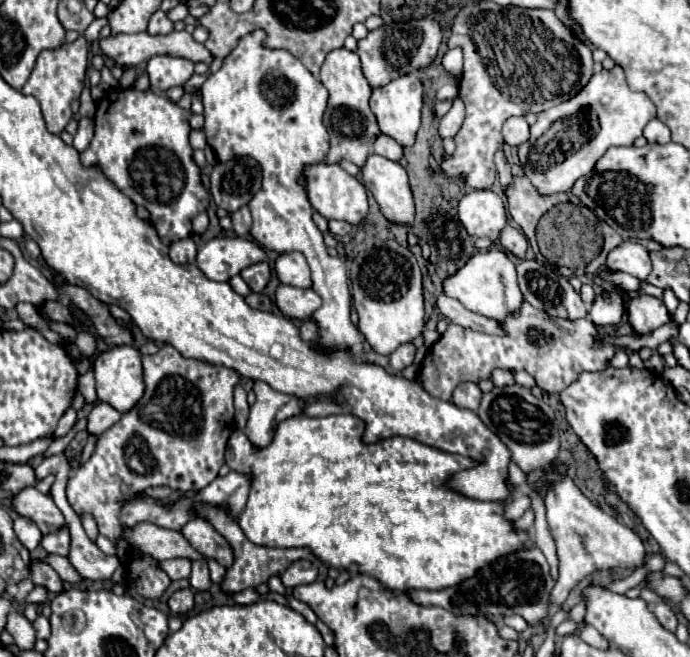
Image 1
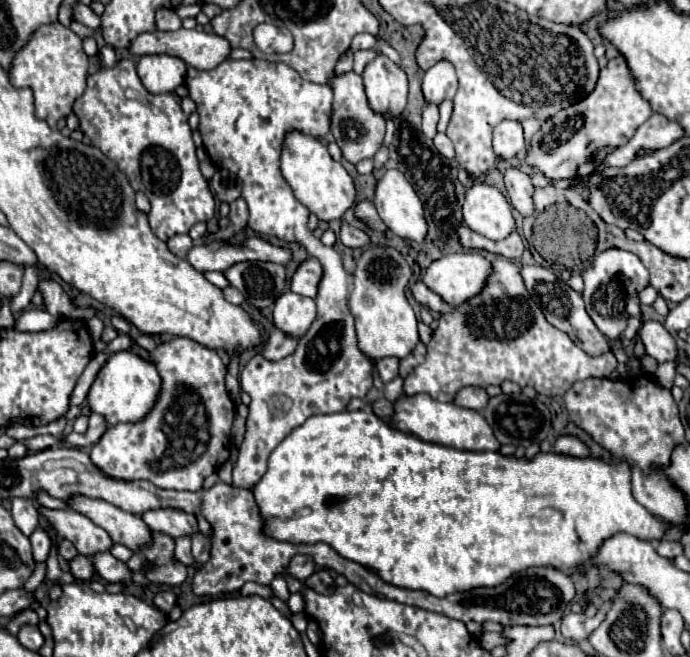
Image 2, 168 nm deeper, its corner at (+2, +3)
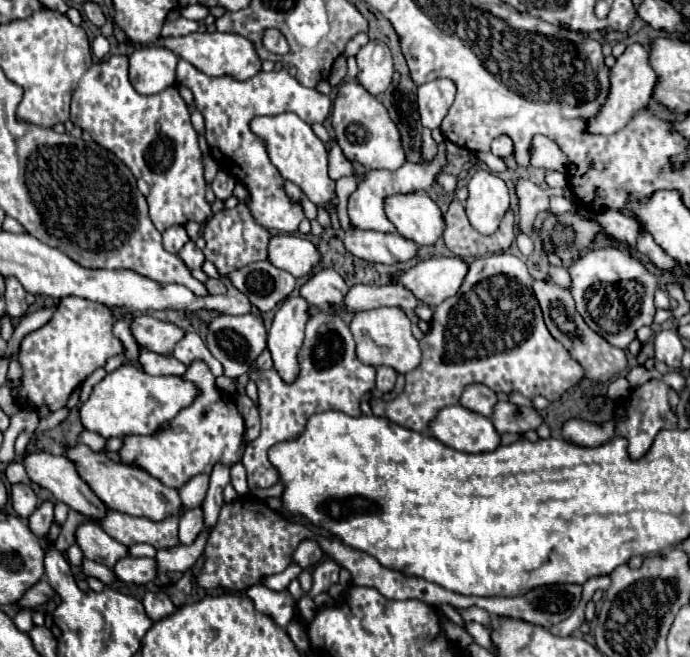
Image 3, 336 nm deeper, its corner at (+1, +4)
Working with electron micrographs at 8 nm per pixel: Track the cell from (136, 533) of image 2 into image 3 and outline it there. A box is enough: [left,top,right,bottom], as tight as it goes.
[23,451,105,519]

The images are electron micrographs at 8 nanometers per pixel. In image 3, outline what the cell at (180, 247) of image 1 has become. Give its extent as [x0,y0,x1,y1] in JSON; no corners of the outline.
[163,225,189,253]

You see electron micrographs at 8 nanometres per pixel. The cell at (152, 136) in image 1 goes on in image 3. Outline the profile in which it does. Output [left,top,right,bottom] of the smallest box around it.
[71,55,211,231]

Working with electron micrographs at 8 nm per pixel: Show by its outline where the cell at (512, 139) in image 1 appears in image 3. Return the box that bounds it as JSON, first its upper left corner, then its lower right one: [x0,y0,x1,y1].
[491,135,513,159]

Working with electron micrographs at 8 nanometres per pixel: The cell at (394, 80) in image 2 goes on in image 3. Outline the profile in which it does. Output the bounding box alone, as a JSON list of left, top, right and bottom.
[355,41,393,95]

